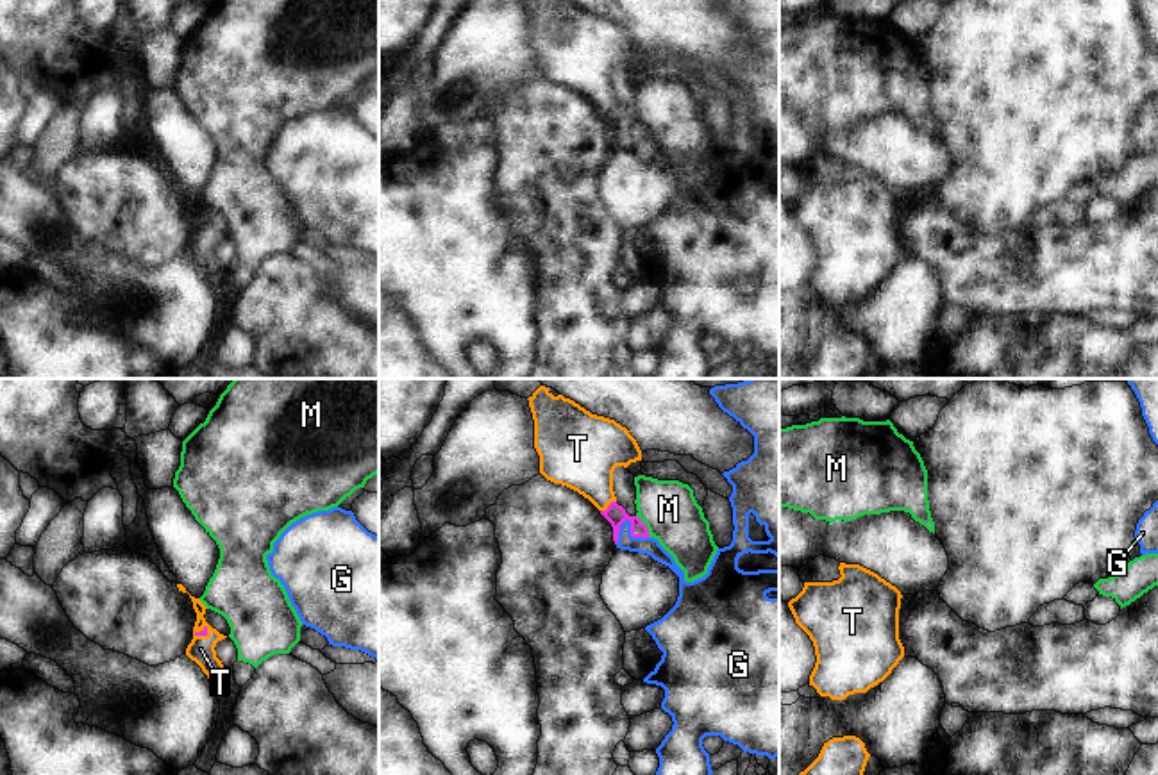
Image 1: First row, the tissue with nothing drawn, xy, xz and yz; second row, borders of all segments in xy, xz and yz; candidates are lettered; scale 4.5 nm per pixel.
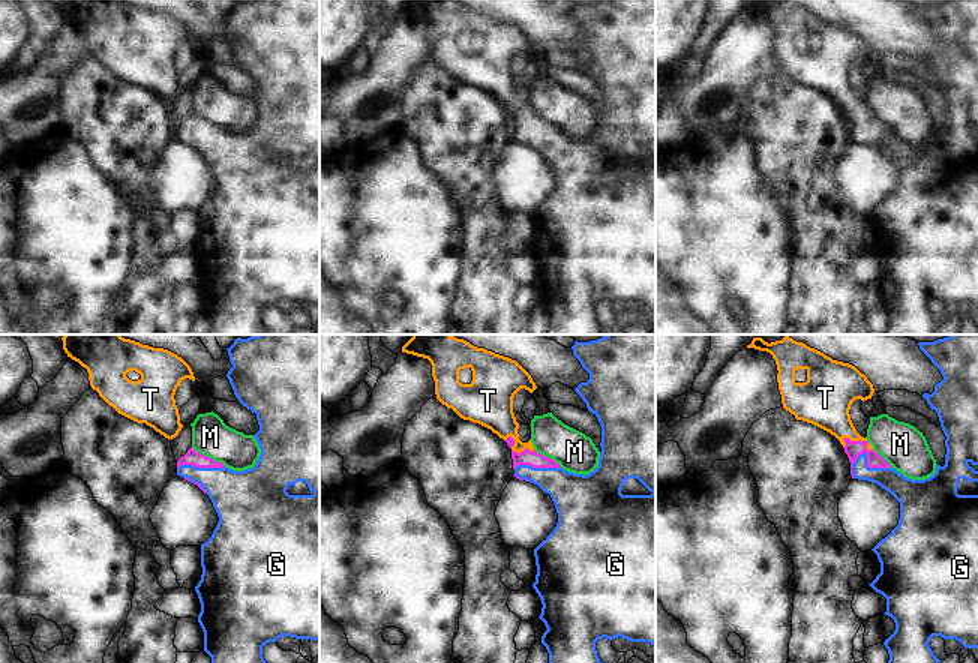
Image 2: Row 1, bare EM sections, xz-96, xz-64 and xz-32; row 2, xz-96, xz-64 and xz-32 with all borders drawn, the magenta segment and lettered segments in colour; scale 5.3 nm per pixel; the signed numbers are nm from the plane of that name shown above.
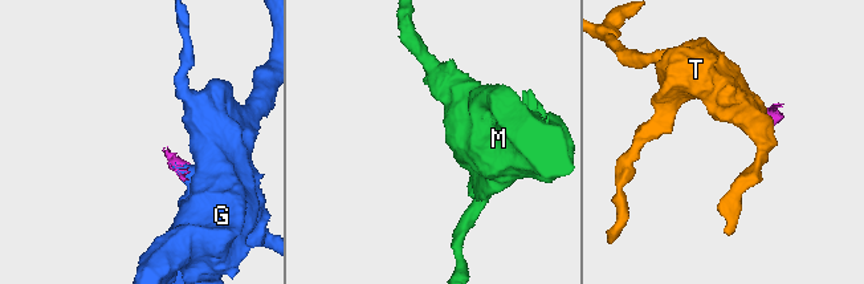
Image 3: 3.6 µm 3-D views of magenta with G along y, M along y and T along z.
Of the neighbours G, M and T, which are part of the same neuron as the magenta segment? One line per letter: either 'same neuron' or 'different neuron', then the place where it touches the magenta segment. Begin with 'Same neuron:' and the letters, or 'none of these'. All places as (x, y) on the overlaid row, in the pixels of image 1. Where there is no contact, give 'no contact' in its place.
Same neuron: G, T
G: same neuron | xz (629, 520)
M: different neuron | xz (646, 525)
T: same neuron | xz (608, 506)

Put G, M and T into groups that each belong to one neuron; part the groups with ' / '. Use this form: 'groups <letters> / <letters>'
groups G T / M

